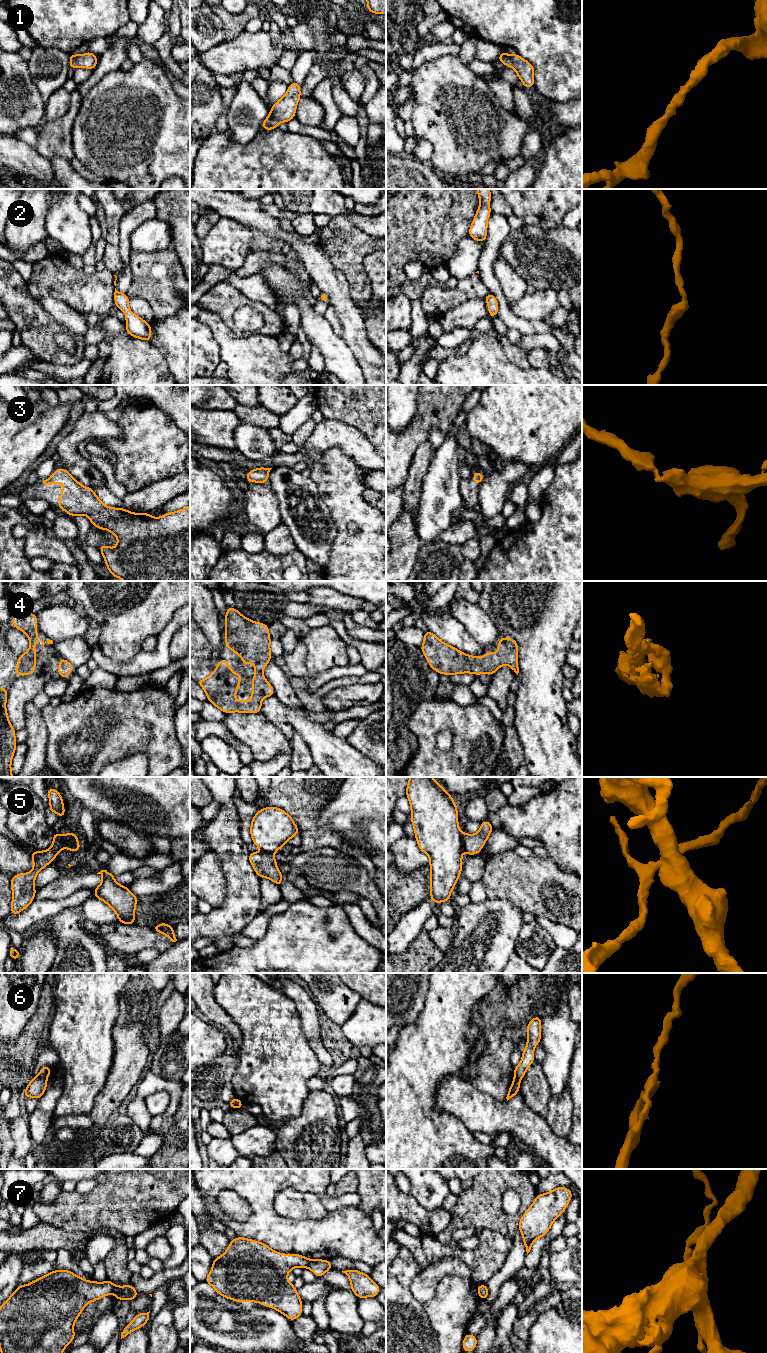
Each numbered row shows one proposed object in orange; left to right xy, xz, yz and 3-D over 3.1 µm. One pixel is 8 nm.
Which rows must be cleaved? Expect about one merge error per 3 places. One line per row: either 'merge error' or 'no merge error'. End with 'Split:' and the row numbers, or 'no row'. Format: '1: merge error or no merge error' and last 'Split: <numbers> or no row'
1: no merge error
2: no merge error
3: no merge error
4: no merge error
5: merge error
6: merge error
7: merge error
Split: 5, 6, 7

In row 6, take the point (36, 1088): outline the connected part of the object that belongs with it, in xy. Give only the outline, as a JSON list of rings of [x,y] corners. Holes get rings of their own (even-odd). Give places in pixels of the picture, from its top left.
[[[40,1076],[33,1077],[31,1082],[25,1088],[23,1096],[40,1099],[41,1096],[45,1093],[46,1087],[47,1087],[46,1079]]]

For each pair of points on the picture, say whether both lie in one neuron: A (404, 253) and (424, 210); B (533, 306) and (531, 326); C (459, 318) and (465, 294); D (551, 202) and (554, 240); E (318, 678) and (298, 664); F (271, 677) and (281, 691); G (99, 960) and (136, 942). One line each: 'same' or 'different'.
A: same
B: different
C: different
D: different
E: same
F: same
G: different

